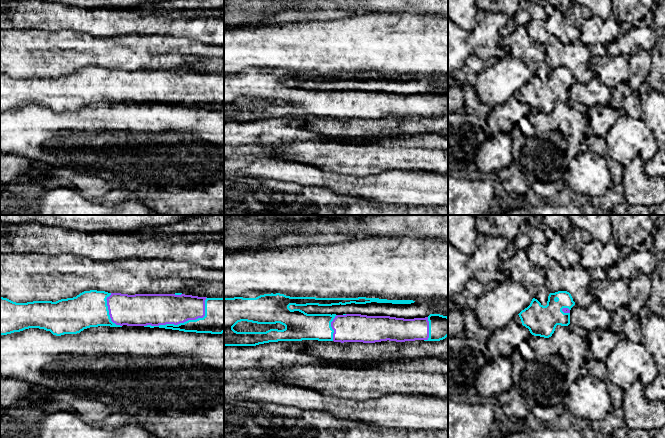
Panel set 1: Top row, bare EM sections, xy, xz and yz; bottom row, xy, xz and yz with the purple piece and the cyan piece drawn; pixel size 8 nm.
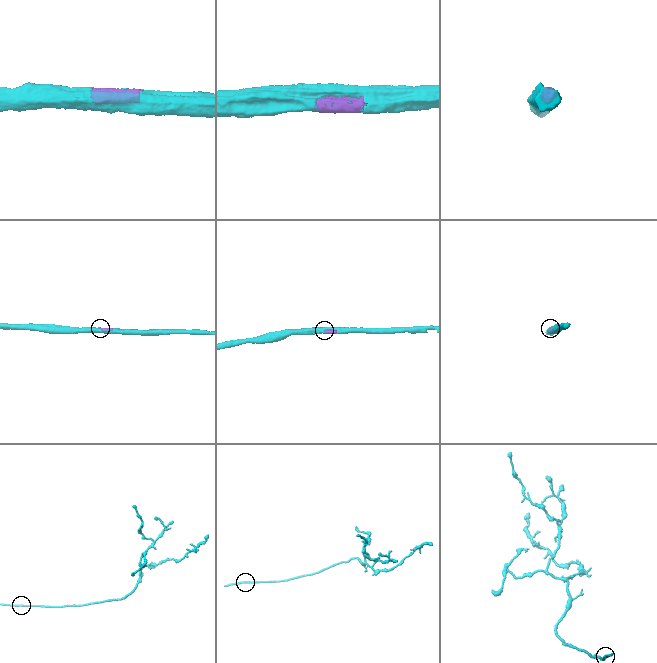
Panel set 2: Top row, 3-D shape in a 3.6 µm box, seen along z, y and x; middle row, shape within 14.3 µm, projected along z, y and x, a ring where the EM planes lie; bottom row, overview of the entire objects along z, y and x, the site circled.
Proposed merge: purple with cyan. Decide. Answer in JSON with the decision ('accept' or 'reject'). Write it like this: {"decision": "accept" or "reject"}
{"decision": "accept"}

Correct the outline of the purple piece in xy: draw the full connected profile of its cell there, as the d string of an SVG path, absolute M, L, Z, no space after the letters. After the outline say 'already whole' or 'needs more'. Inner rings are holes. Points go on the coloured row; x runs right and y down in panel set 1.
M97 290L84 291L76 297L56 302L16 303L0 297L0 335L39 328L61 336L77 334L90 327L122 327L123 325L222 334L224 332L224 298L198 297L182 293L128 295Z | needs more

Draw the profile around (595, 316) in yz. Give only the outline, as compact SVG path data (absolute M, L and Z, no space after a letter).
M594 300L588 307L574 305L570 310L570 323L591 332L594 329L609 329L611 312Z

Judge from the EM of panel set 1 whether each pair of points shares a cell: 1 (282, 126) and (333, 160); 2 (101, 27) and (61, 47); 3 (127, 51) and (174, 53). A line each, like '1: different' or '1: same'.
1: different
2: different
3: same

